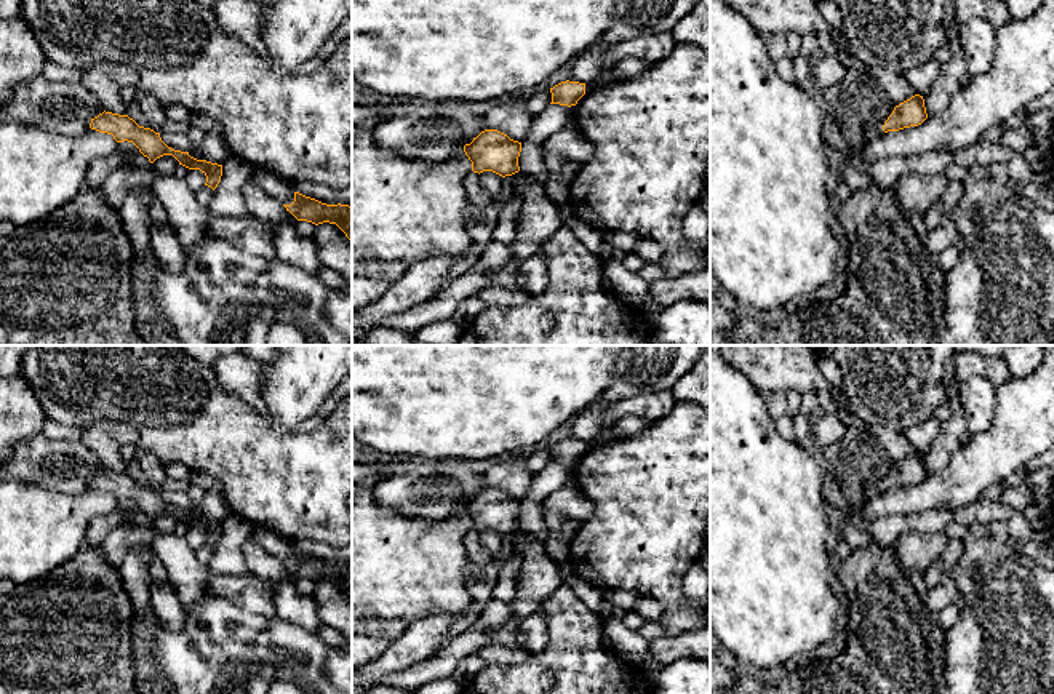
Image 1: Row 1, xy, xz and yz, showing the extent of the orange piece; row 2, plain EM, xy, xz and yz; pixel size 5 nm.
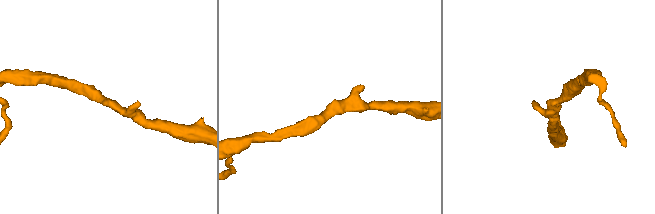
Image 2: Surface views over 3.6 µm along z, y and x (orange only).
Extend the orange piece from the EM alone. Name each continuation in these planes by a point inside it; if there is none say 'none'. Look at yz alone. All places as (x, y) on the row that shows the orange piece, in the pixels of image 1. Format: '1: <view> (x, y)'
none

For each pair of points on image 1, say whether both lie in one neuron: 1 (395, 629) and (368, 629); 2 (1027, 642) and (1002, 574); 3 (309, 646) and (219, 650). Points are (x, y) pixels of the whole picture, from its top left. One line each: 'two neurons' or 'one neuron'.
1: one neuron
2: one neuron
3: one neuron

